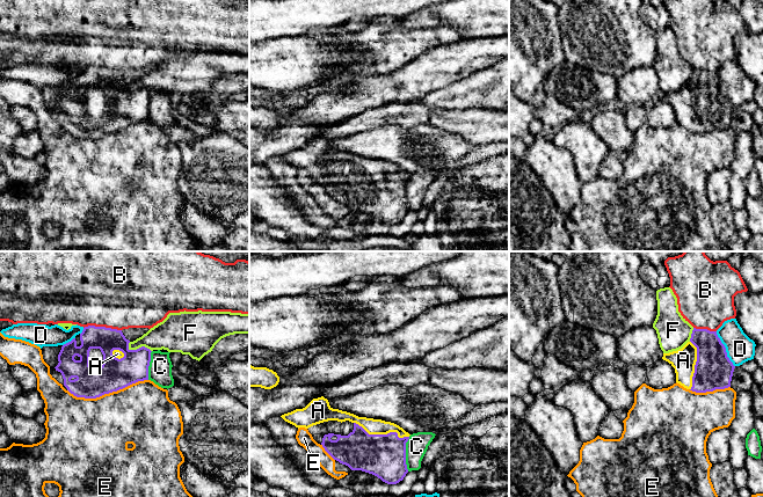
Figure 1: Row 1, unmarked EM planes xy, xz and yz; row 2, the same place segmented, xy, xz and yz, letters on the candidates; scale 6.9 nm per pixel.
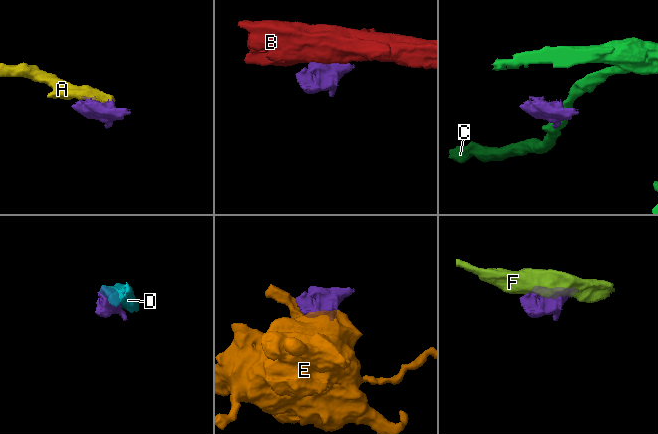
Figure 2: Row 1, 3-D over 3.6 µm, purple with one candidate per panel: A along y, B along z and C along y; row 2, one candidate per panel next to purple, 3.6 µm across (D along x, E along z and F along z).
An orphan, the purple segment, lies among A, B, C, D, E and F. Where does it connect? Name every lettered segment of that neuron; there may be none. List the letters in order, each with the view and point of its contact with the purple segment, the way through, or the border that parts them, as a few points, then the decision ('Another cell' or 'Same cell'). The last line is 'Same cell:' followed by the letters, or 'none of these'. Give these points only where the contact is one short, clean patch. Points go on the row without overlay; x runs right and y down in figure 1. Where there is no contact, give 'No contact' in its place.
A: Touches purple at xz (382, 175). Same cell
B: Touches purple at xy (102, 67). Another cell
C: Touches purple at xz (405, 195). Boundary: xz (409, 177), (406, 183), (407, 211). Another cell
D: Touches purple at yz (725, 89). Another cell
E: Touches purple at xy (107, 133). Another cell
F: Touches purple at xy (138, 89). Another cell
Same cell: A

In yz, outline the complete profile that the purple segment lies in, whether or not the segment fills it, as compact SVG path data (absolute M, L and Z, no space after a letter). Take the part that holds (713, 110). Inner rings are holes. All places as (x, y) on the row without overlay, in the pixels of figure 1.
M693 68L690 81L680 90L663 94L676 114L676 123L696 133L731 127L735 107L717 72Z

